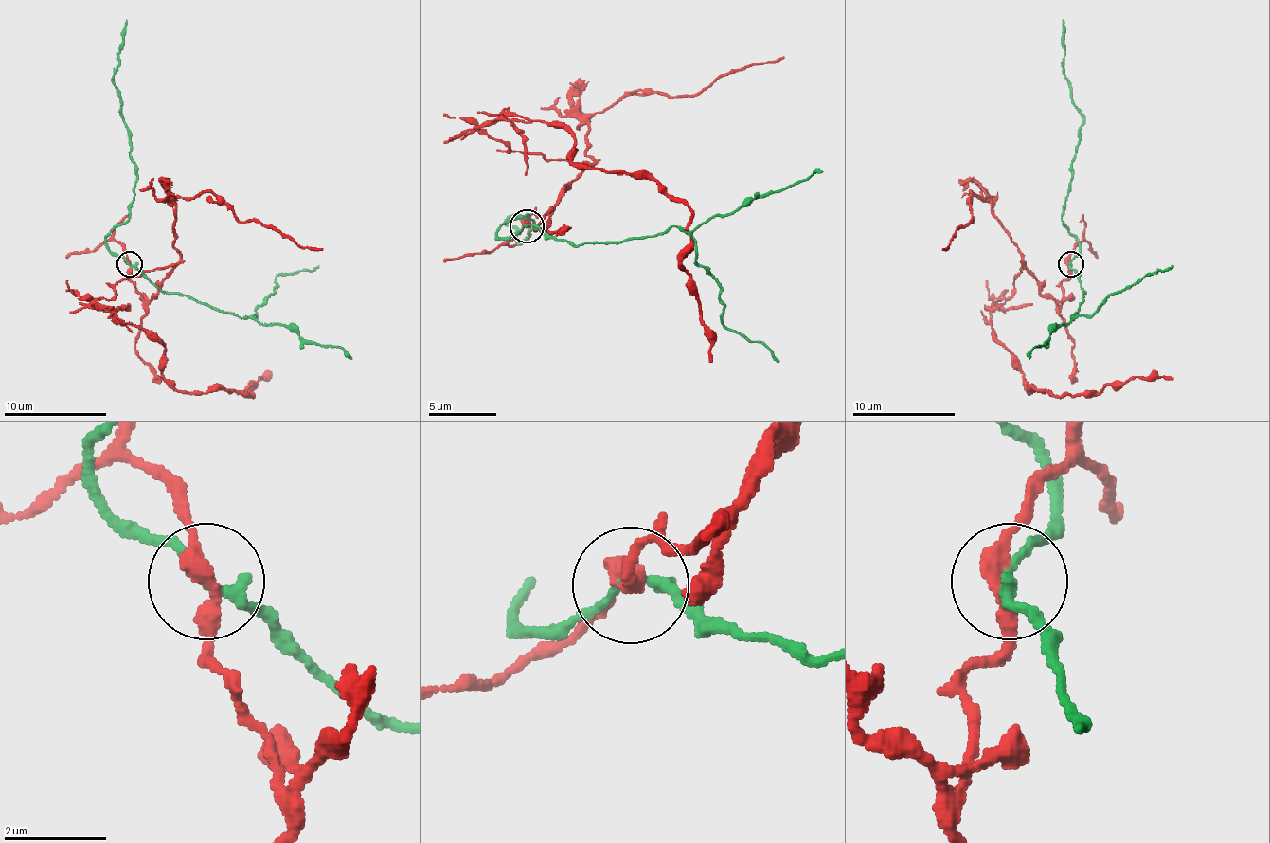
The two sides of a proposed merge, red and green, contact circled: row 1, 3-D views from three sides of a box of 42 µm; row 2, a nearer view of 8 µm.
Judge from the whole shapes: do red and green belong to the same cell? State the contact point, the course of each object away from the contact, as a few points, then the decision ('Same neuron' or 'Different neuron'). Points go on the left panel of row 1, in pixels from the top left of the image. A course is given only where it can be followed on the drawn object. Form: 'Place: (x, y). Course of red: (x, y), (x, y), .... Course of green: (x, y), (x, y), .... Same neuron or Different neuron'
Place: (129, 264). Course of red: (128, 264), (146, 300), (171, 270), (128, 275), (98, 306), (164, 347), (174, 387), (251, 398), (269, 380). Course of green: (128, 264), (105, 242), (128, 219), (128, 206), (135, 188), (135, 162), (131, 157), (113, 75), (126, 19). Different neuron

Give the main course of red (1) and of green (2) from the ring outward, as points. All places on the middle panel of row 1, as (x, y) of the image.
1: (526, 225), (583, 168), (485, 123), (557, 123), (570, 160), (652, 177), (689, 208), (713, 361)
2: (526, 225), (502, 239), (495, 235), (526, 215), (536, 228), (519, 242), (516, 228), (506, 218), (523, 215)

